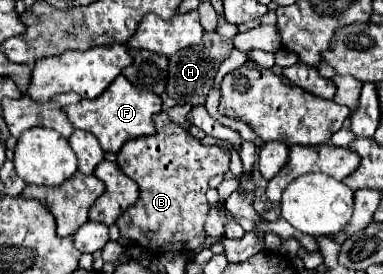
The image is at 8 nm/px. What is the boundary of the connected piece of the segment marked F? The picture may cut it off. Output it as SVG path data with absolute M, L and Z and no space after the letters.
M117 76L99 98L81 100L75 106L67 106L65 112L75 128L91 132L99 140L105 152L117 154L127 140L133 140L139 136L151 136L155 132L153 114L161 112L161 106L163 106L161 96L135 88L125 76Z

